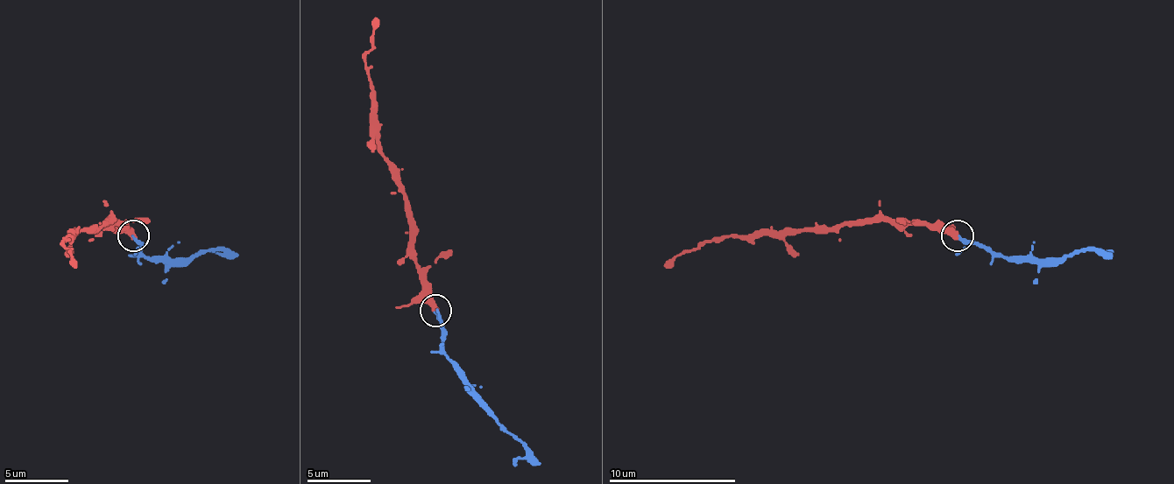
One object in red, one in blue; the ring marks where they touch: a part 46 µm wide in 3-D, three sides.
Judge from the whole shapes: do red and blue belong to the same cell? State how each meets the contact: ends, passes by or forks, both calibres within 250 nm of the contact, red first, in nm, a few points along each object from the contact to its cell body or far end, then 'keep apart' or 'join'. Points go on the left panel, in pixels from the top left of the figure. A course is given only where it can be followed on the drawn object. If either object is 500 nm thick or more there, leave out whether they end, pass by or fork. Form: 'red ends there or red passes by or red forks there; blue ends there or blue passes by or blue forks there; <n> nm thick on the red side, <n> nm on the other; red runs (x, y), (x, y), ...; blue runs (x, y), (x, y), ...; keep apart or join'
red ends there; blue passes by; 480 nm thick on the red side, 200 nm on the other; red runs (132, 234), (123, 225), (113, 225), (107, 219), (97, 228), (78, 228), (62, 242), (75, 267); blue runs (132, 234), (144, 257), (193, 260), (205, 250), (224, 250), (212, 250); join

